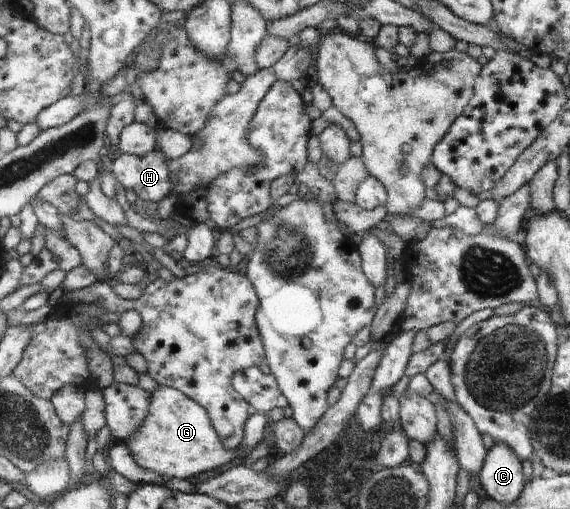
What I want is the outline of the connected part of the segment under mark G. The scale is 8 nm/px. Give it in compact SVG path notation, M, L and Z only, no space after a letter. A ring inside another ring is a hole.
M159 385L150 392L150 408L141 429L130 440L122 440L136 460L148 472L164 478L194 478L204 472L218 470L236 458L235 450L228 450L214 428L209 411L176 387Z

